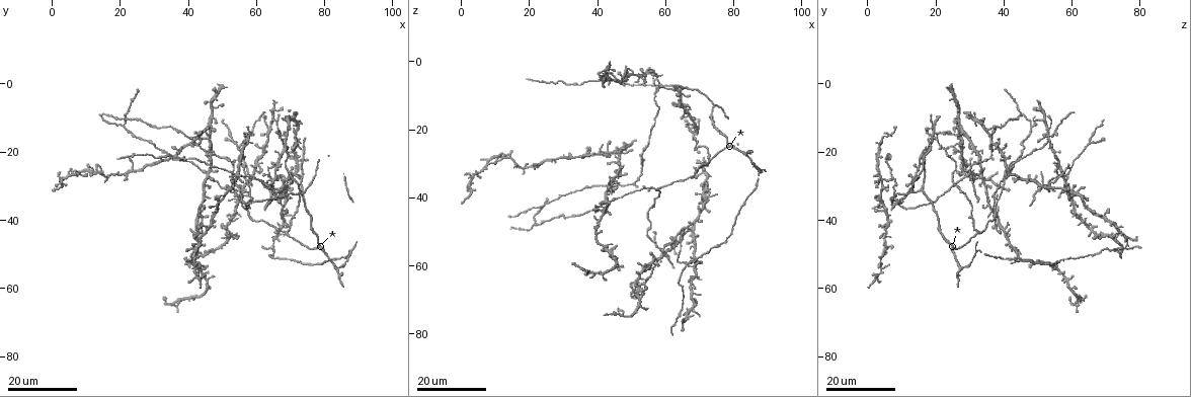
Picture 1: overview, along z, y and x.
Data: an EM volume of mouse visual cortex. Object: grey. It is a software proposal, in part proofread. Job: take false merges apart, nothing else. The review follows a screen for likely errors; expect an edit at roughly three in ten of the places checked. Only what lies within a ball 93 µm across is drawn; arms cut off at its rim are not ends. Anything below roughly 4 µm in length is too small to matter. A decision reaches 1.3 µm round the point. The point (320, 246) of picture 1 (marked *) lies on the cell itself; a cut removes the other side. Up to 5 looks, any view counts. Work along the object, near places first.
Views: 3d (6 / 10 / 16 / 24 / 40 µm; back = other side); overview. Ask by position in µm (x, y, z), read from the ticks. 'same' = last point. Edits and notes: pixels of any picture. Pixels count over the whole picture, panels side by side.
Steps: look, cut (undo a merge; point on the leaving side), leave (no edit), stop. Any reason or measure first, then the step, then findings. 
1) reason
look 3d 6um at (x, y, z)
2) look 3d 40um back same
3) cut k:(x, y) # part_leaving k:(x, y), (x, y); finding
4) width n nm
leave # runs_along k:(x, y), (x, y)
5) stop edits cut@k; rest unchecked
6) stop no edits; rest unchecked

arms part here
look 3d 16um at (67.0, 15.5, 19.5)

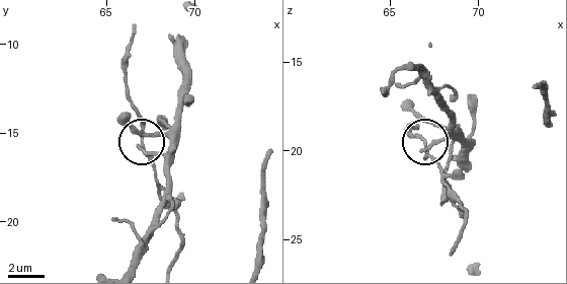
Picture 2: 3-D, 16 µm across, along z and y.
zoom in
look 3d 6um at (67.1, 16.0, 19.7)

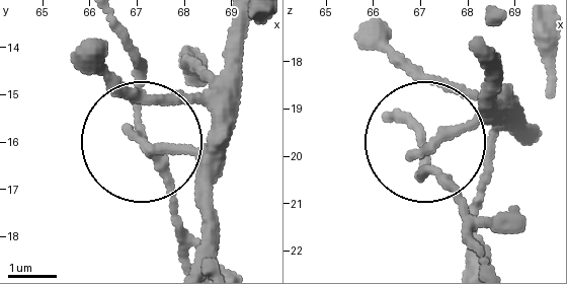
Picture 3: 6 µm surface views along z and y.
side_arm 8 um; arms 3
leave # continuous, no second cell

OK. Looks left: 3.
four or more arms meet
look 3d 16um at (47.0, 20.5, 32.0)

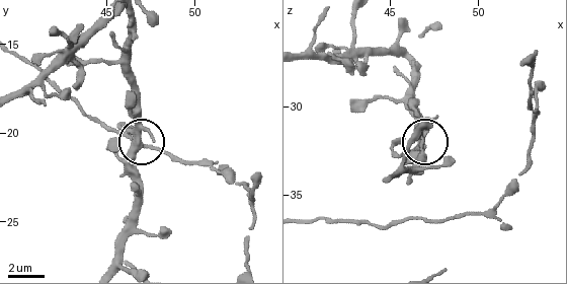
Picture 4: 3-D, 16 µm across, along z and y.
closer look
look 3d 10um same

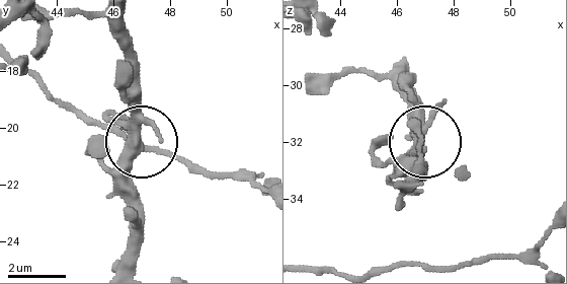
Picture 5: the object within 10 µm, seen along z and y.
side_arm 74 um
leave # all the same cell

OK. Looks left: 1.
stop no edits; rest unchecked

